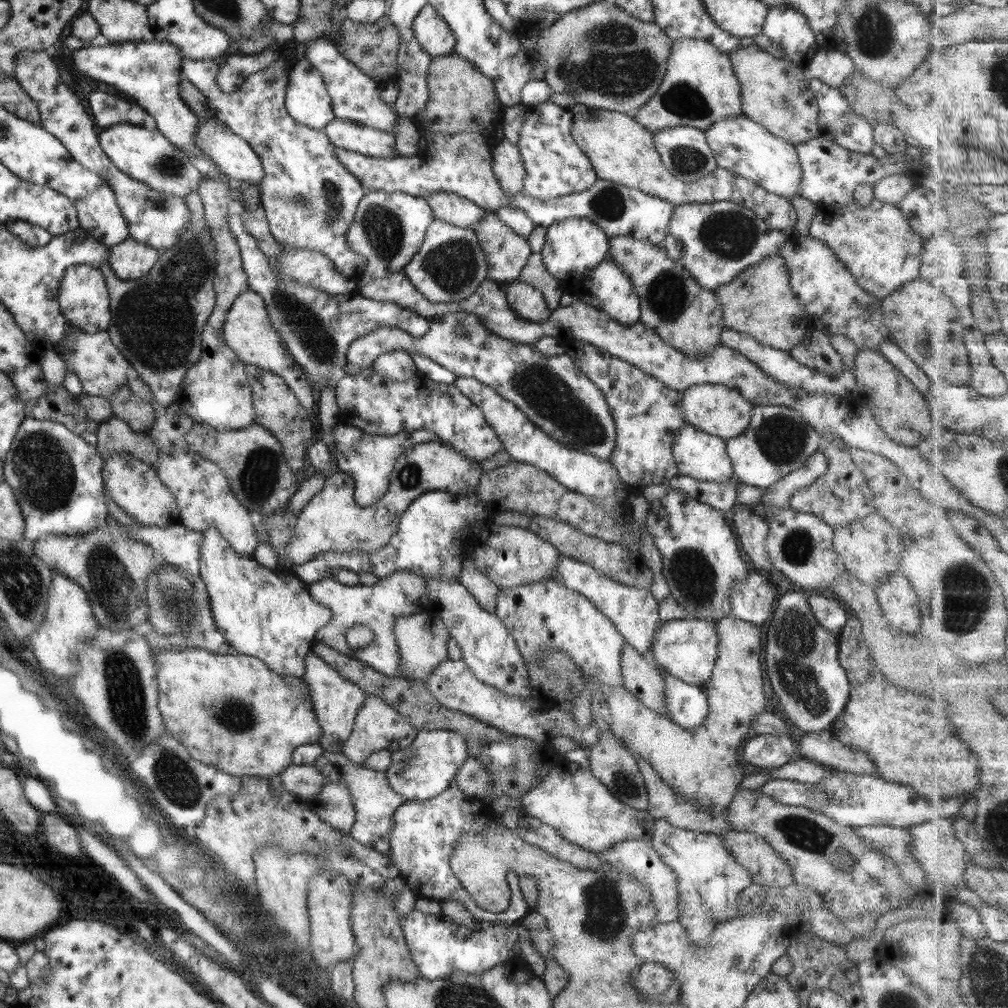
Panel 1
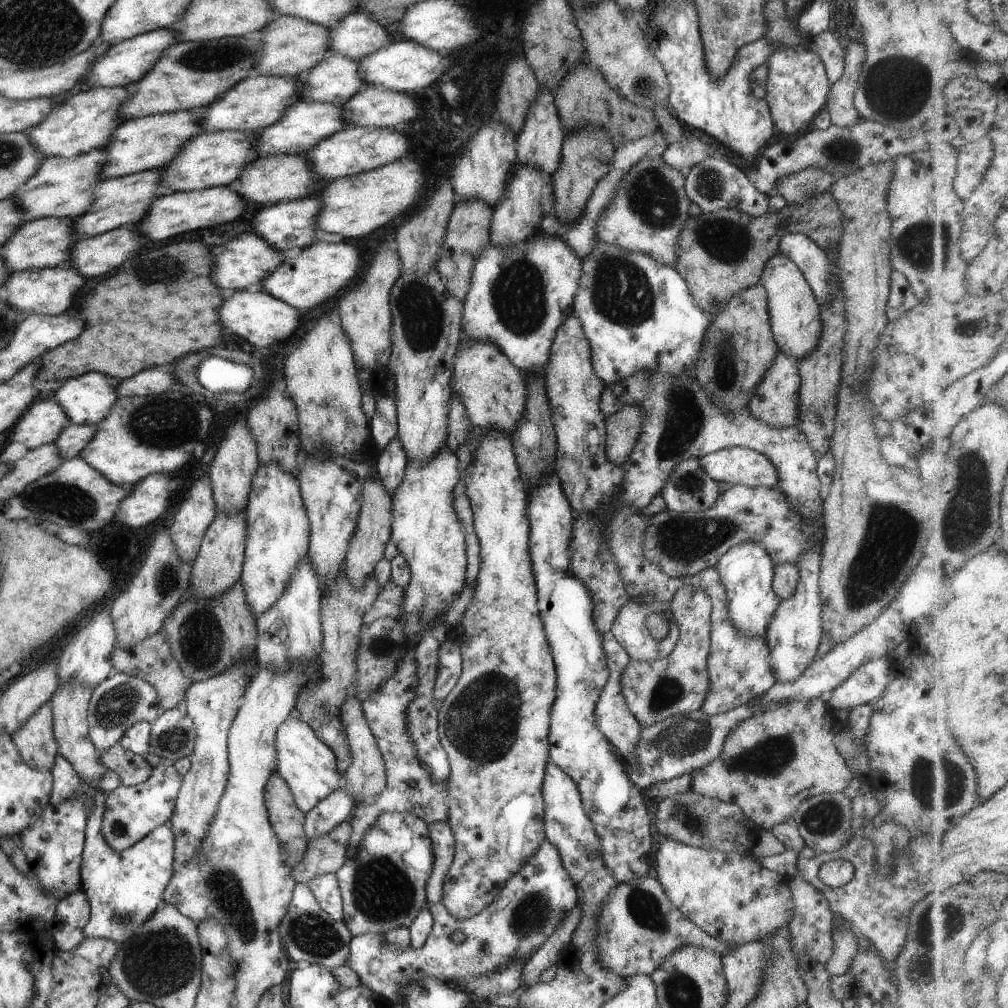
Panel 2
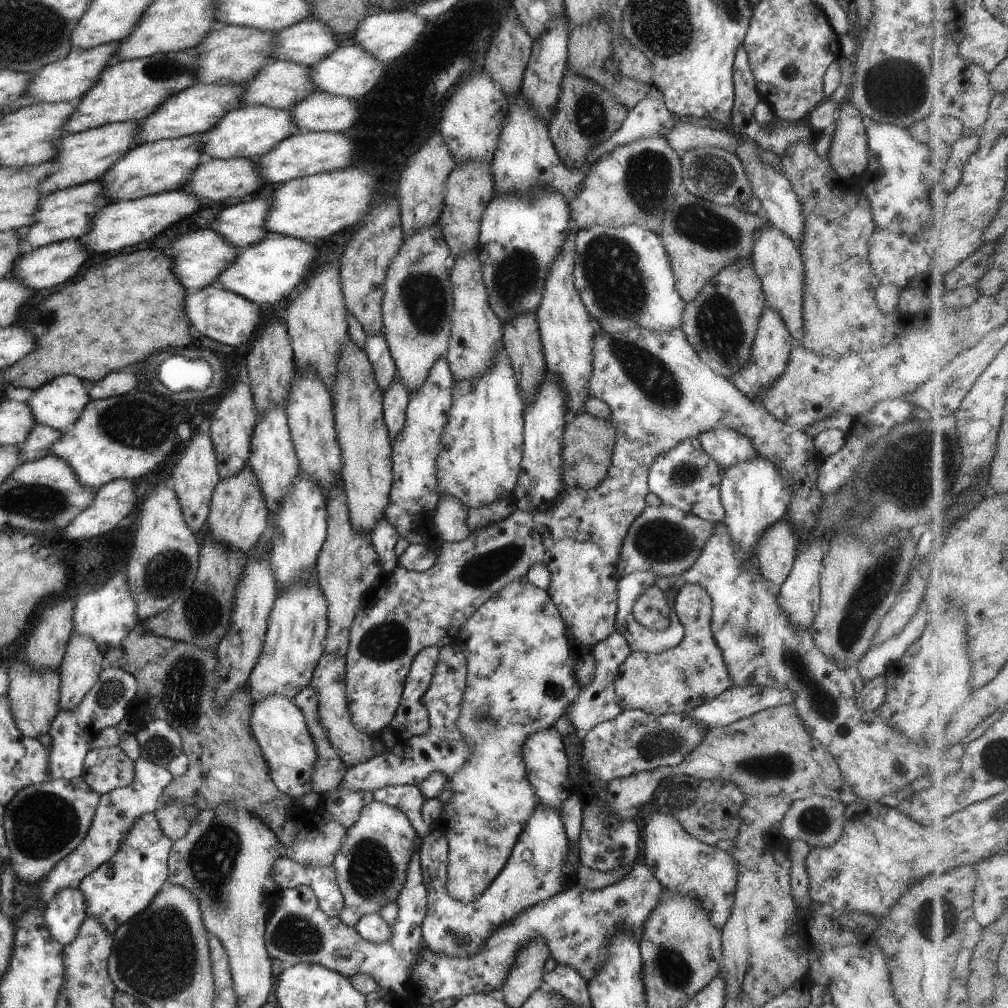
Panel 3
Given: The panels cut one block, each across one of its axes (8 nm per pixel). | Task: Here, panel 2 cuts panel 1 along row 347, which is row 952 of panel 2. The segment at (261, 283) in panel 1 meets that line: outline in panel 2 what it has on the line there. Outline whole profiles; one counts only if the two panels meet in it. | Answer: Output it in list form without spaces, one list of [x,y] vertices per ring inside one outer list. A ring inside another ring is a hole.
[[[296,883],[294,886],[287,912],[277,924],[277,932],[289,961],[305,960],[310,964],[331,969],[343,965],[347,960],[351,933],[342,920],[333,920],[324,910],[321,910],[306,884]]]

